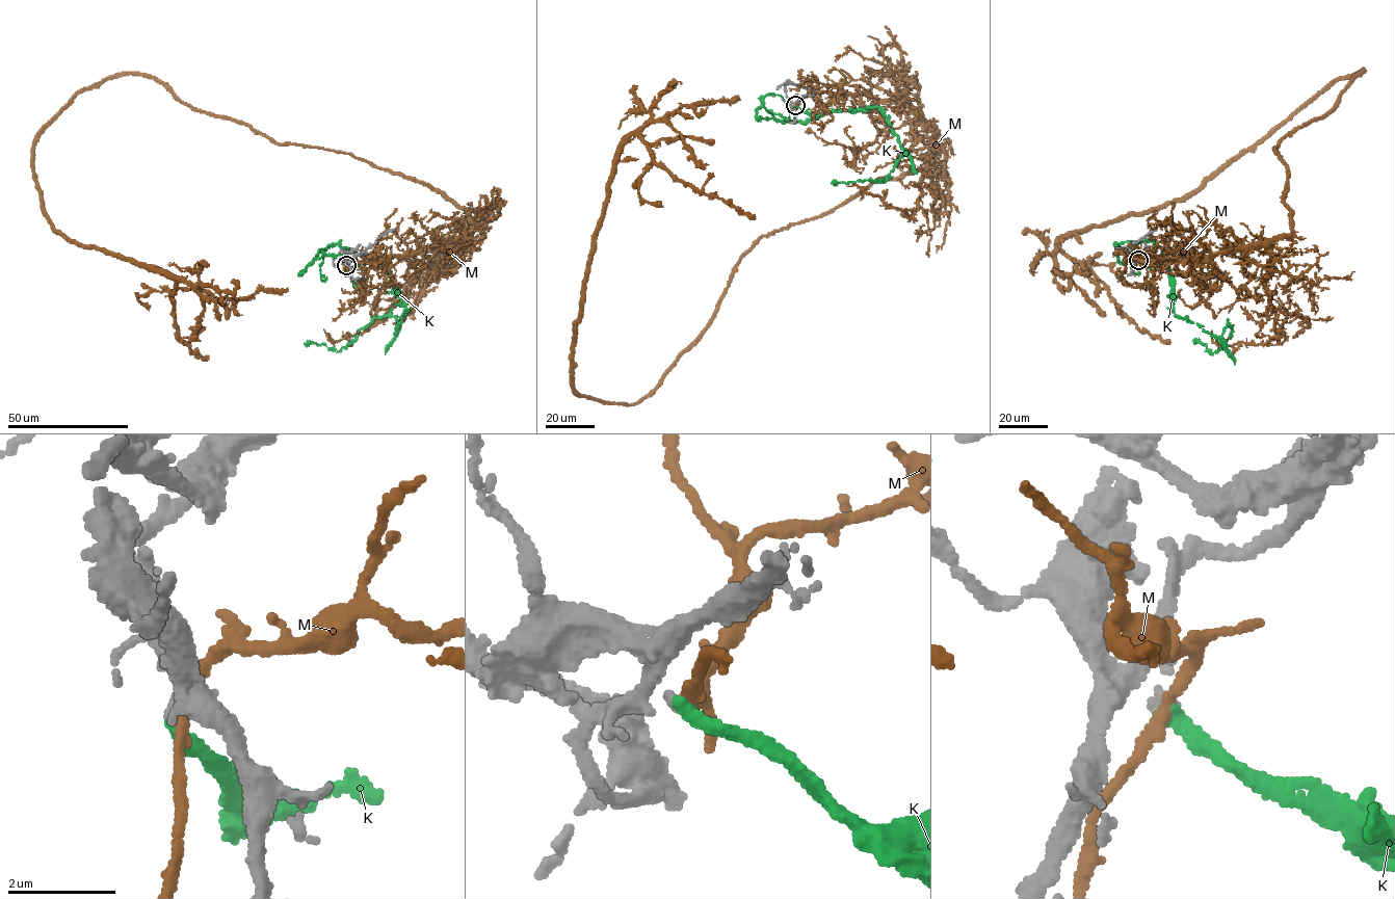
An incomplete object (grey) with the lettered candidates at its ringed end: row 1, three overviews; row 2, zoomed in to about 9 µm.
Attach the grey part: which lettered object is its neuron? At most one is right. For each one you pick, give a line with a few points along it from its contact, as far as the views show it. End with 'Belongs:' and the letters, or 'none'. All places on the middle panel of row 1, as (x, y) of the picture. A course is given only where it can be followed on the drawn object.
K: via (795, 106), (817, 114), (878, 107), (898, 137), (904, 153), (884, 182), (882, 179), (831, 183)
Belongs: K

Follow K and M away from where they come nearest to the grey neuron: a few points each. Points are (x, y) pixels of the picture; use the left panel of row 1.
K: (346, 265), (375, 258), (402, 297), (400, 322), (396, 328), (393, 317), (374, 317), (338, 351), (304, 344)
M: (346, 264), (481, 218), (152, 78), (103, 79), (43, 127), (33, 176), (54, 230), (162, 273)

